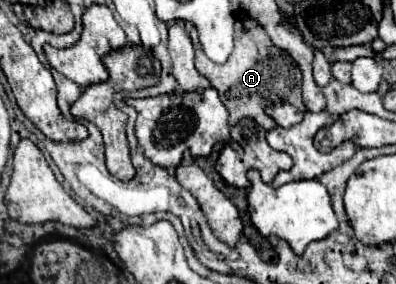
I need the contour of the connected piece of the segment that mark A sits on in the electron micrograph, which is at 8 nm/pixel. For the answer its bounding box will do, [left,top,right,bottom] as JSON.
[190,17,304,131]

